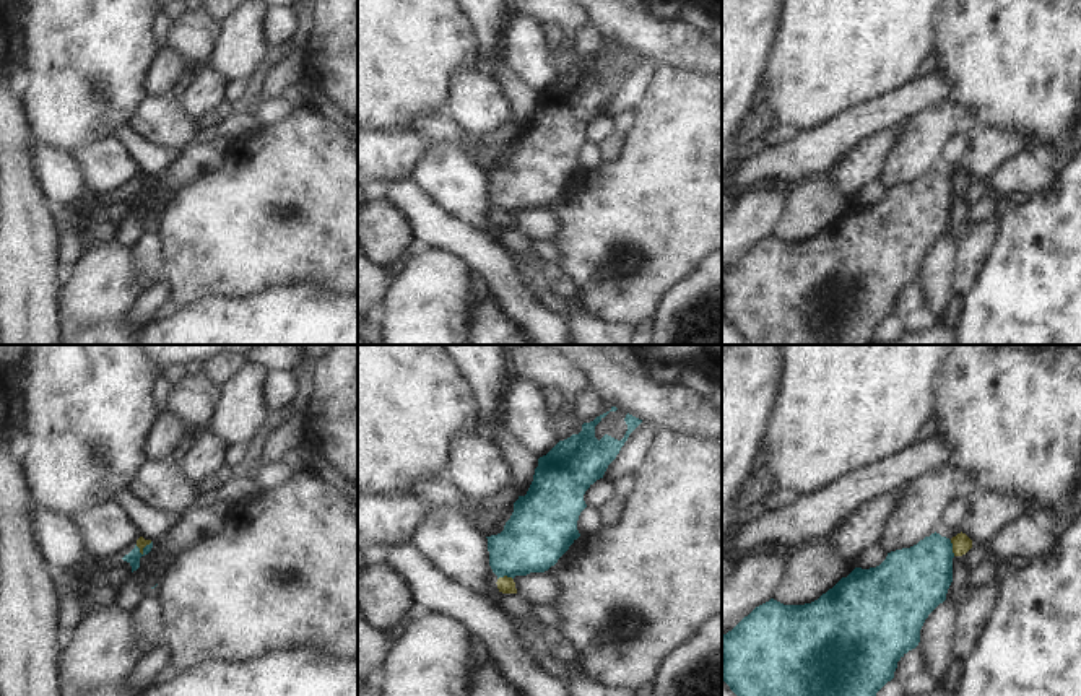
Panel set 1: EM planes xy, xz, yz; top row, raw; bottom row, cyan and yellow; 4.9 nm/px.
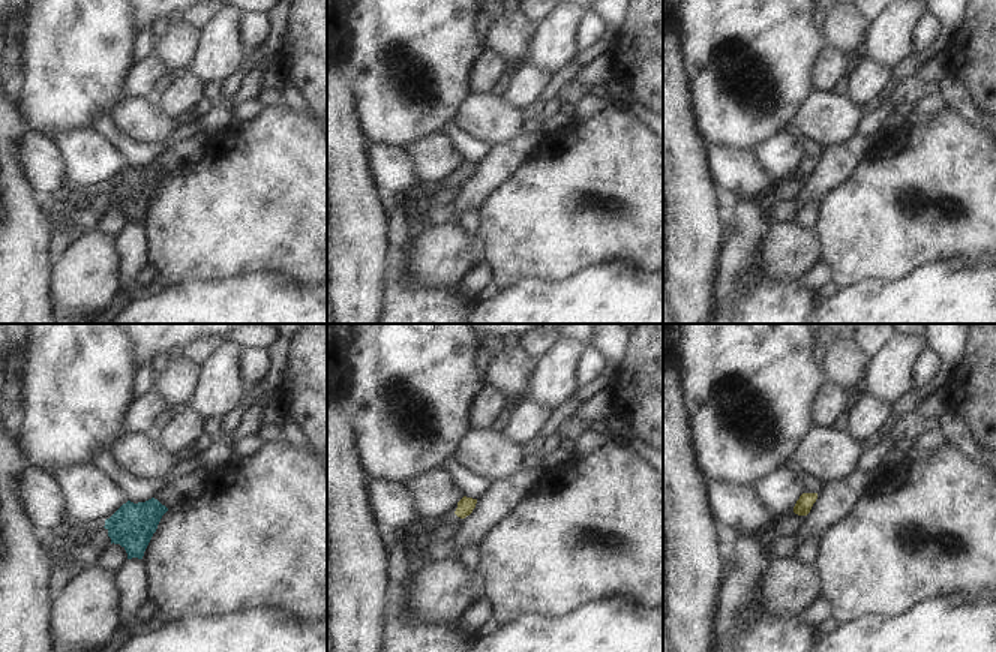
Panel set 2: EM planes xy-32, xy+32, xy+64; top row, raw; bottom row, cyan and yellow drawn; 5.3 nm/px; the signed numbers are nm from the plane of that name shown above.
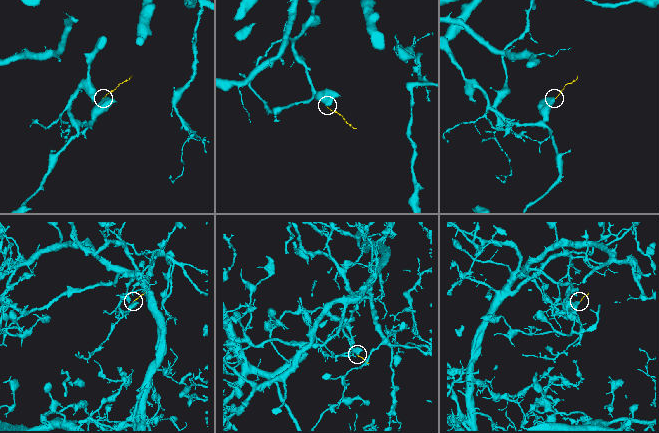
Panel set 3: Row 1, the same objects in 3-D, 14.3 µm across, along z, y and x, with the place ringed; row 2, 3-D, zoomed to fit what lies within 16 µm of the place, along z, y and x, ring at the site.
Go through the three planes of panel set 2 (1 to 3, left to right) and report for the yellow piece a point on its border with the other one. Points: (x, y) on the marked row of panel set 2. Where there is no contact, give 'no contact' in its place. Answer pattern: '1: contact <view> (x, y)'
1: no contact
2: no contact
3: no contact

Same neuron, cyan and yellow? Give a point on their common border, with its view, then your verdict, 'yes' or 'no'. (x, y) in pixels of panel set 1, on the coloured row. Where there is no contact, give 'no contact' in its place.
xz (504, 574) | no

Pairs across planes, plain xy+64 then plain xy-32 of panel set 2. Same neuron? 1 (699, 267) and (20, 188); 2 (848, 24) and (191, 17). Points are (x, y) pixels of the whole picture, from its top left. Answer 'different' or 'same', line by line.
1: same
2: different

